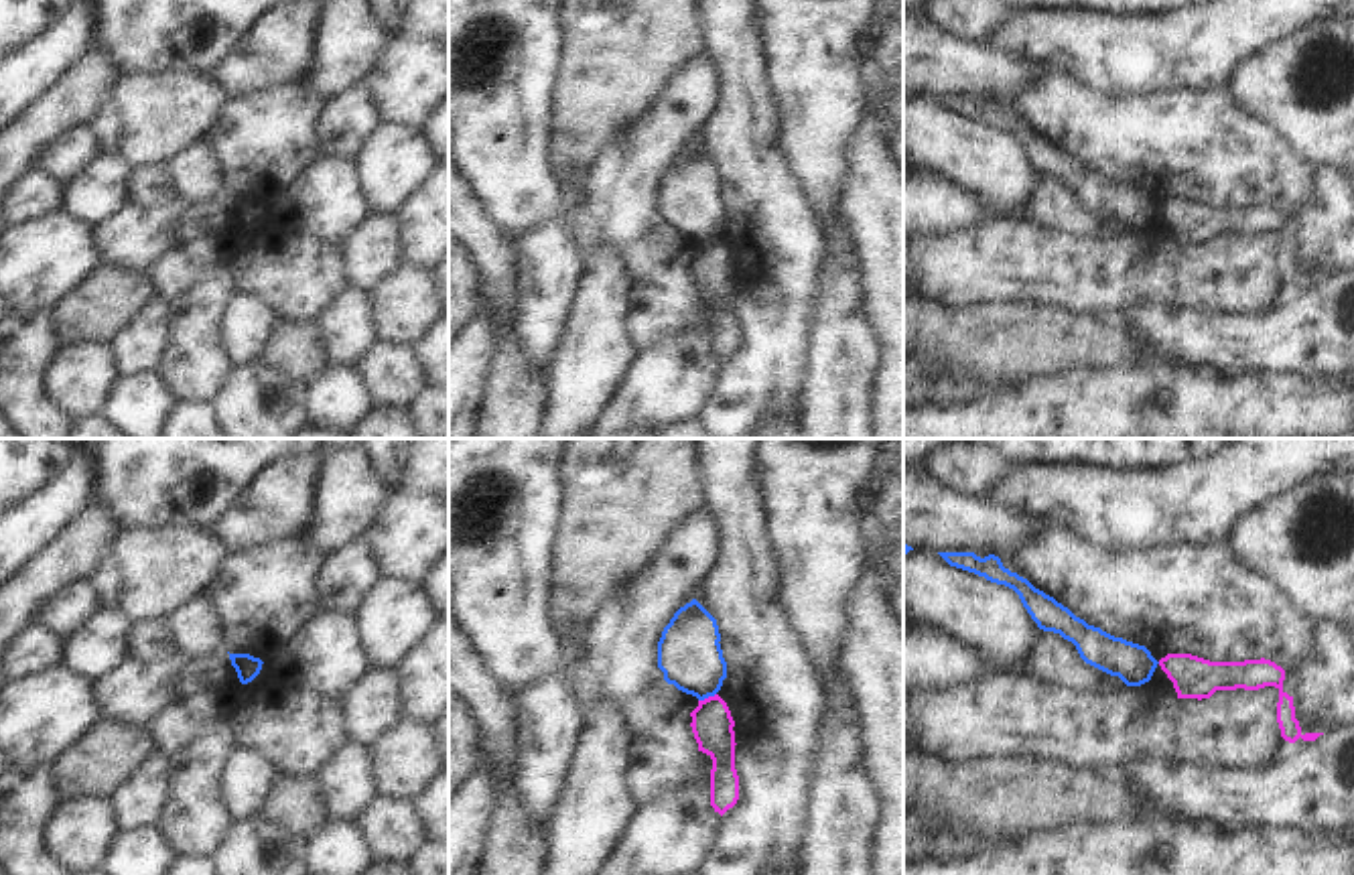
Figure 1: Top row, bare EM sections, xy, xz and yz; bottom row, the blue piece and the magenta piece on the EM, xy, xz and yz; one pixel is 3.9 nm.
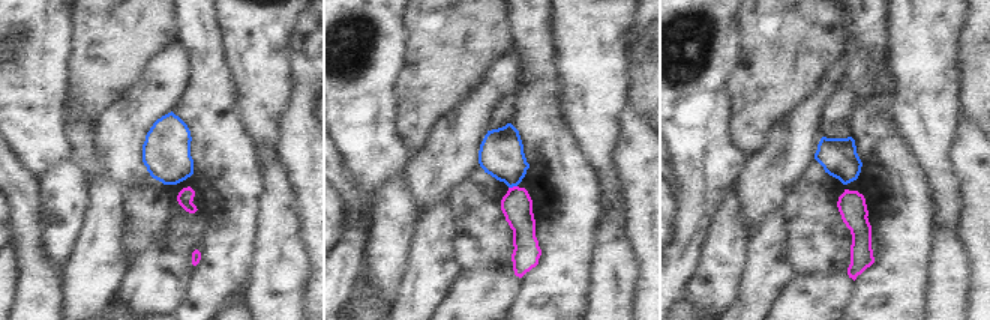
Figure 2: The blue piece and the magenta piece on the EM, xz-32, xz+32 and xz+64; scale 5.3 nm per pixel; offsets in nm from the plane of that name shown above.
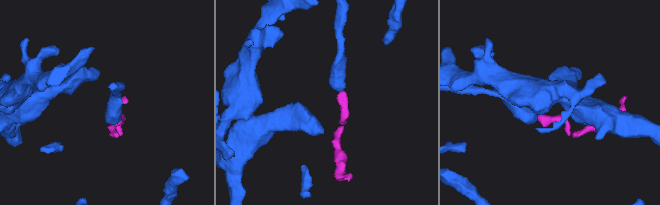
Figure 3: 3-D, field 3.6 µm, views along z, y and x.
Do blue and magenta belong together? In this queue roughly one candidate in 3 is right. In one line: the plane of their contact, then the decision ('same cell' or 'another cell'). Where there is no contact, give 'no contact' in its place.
xz | another cell

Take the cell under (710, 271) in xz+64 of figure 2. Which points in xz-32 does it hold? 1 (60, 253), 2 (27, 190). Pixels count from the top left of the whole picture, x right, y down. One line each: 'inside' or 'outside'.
1: inside
2: outside

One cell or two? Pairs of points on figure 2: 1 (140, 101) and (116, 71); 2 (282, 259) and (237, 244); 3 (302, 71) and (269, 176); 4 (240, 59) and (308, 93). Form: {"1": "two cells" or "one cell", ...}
{"1": "two cells", "2": "two cells", "3": "two cells", "4": "two cells"}

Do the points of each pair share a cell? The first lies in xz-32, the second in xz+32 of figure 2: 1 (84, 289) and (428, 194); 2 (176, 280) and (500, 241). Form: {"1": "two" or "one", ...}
{"1": "two", "2": "two"}

